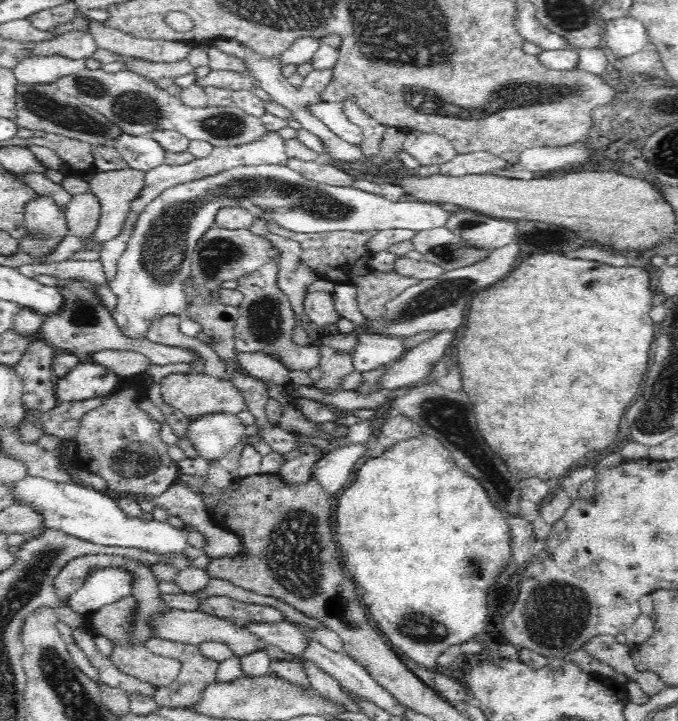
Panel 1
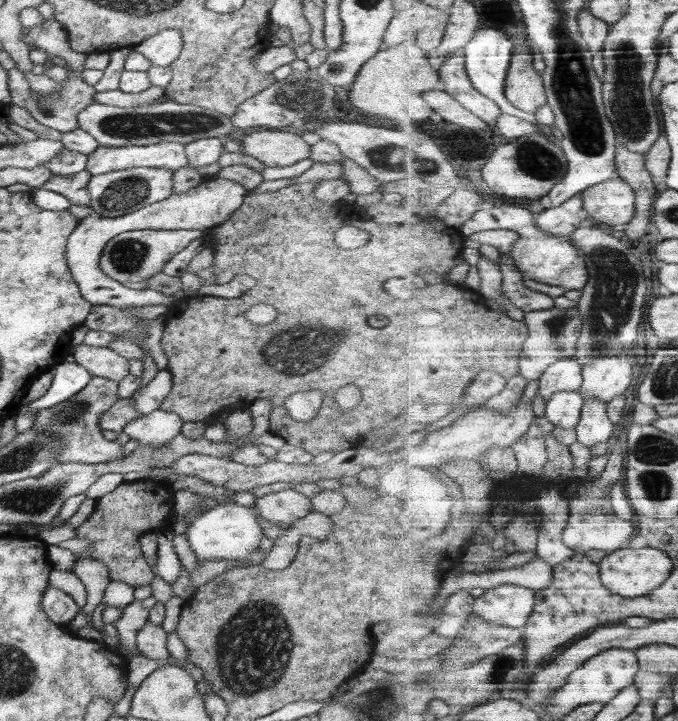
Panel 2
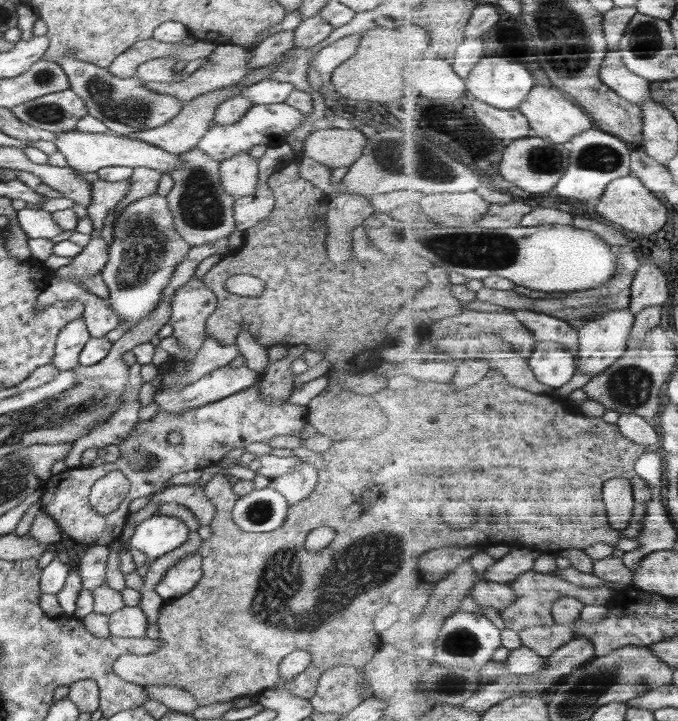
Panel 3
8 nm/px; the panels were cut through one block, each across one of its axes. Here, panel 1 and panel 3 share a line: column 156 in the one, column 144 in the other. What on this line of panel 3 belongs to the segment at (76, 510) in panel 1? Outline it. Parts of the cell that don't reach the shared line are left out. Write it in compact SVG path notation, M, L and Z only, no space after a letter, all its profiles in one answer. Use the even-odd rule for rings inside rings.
M152 515L137 525L134 534L125 542L154 561L163 554L182 546L189 537L189 528L170 515Z

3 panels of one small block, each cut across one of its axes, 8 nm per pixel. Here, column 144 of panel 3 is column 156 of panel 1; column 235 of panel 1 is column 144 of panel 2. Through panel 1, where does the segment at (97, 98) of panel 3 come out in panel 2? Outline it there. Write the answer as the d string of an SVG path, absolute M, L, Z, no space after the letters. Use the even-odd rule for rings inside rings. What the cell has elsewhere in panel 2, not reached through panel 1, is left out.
M169 100L138 107L118 107L92 103L78 112L79 127L92 135L98 144L108 147L148 146L173 142L188 144L201 138L225 138L233 132L234 124L228 116L206 107Z

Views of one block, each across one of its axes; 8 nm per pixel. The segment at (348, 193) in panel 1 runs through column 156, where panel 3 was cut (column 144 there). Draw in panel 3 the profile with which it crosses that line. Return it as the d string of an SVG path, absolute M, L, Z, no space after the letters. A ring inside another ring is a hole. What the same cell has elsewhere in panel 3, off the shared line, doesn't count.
M158 193L146 195L144 198L139 198L126 206L118 214L112 234L114 234L114 240L112 240L112 246L109 248L108 263L101 270L102 279L109 291L108 302L110 306L117 312L120 321L122 319L126 324L129 324L124 332L127 333L158 306L162 292L170 283L176 265L184 262L184 258L188 256L191 247L180 237L174 227L167 198Z

